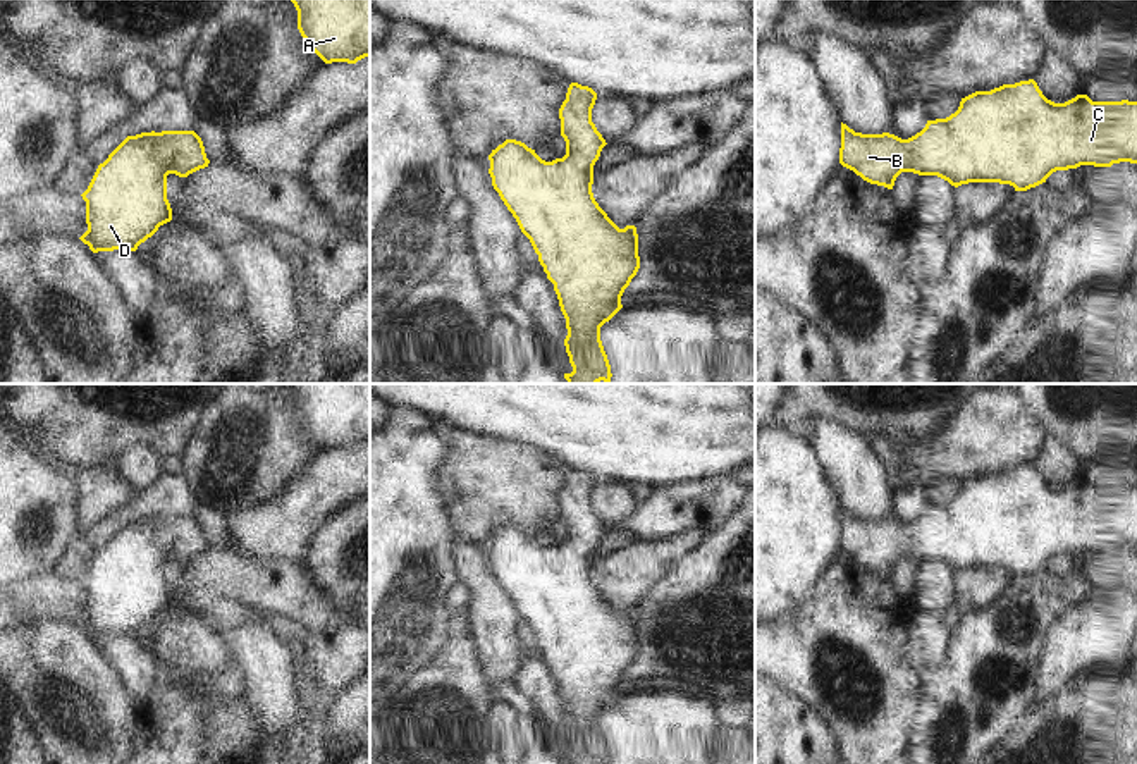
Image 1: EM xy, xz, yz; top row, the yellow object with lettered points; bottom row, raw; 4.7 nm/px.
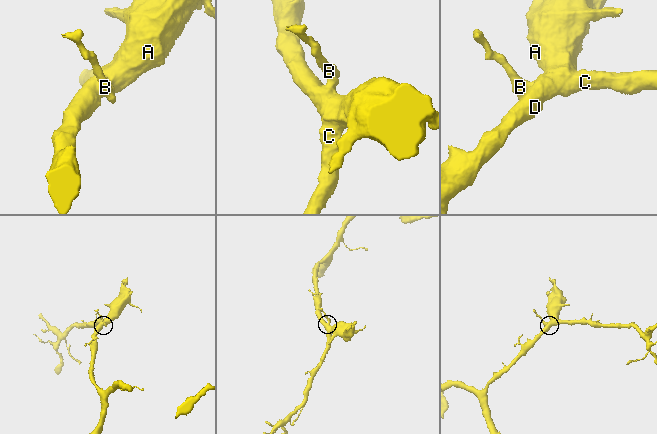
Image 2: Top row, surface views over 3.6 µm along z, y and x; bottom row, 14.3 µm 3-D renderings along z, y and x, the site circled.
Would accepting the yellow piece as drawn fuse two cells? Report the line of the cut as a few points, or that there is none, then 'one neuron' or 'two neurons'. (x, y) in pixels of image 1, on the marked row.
no cut; one neuron

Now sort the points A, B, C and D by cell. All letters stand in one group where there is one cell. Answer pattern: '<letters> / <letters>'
A B C D

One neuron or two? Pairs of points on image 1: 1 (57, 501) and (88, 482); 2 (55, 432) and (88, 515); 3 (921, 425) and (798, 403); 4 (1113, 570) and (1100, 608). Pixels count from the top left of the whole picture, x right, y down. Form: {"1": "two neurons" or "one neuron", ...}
{"1": "two neurons", "2": "two neurons", "3": "one neuron", "4": "two neurons"}

